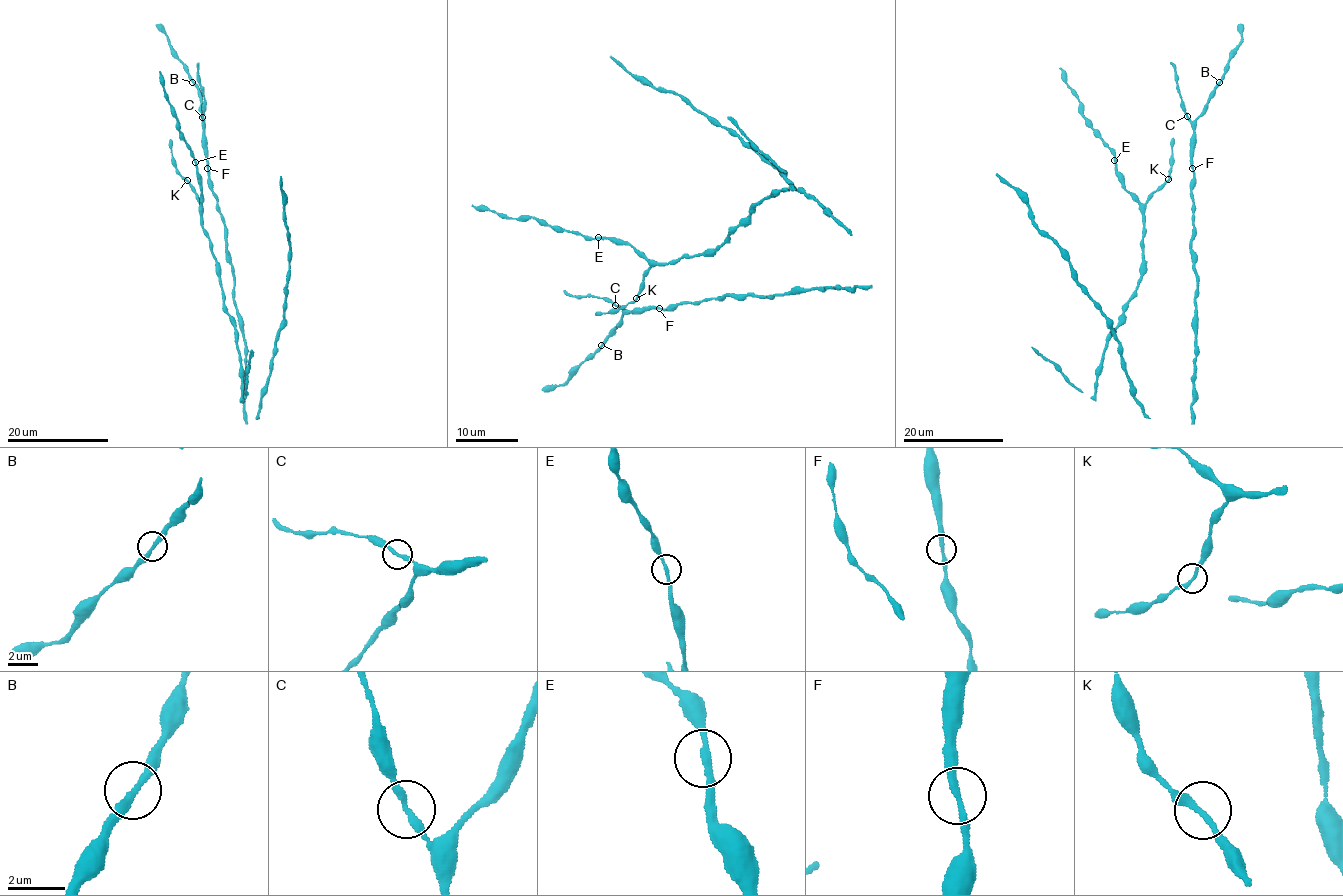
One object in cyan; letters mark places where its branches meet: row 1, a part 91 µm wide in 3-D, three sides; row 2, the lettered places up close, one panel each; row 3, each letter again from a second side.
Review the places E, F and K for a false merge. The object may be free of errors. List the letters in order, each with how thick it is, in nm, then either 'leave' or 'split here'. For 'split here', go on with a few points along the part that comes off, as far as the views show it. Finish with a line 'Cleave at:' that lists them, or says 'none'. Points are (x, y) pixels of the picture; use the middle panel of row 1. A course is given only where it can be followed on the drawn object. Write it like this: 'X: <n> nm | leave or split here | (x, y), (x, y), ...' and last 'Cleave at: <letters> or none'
E: 200 nm | leave
F: 240 nm | leave
K: 260 nm | leave
Cleave at: none

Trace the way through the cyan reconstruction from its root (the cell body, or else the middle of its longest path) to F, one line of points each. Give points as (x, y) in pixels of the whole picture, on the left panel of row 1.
F: (233, 290), (225, 225), (207, 168)

